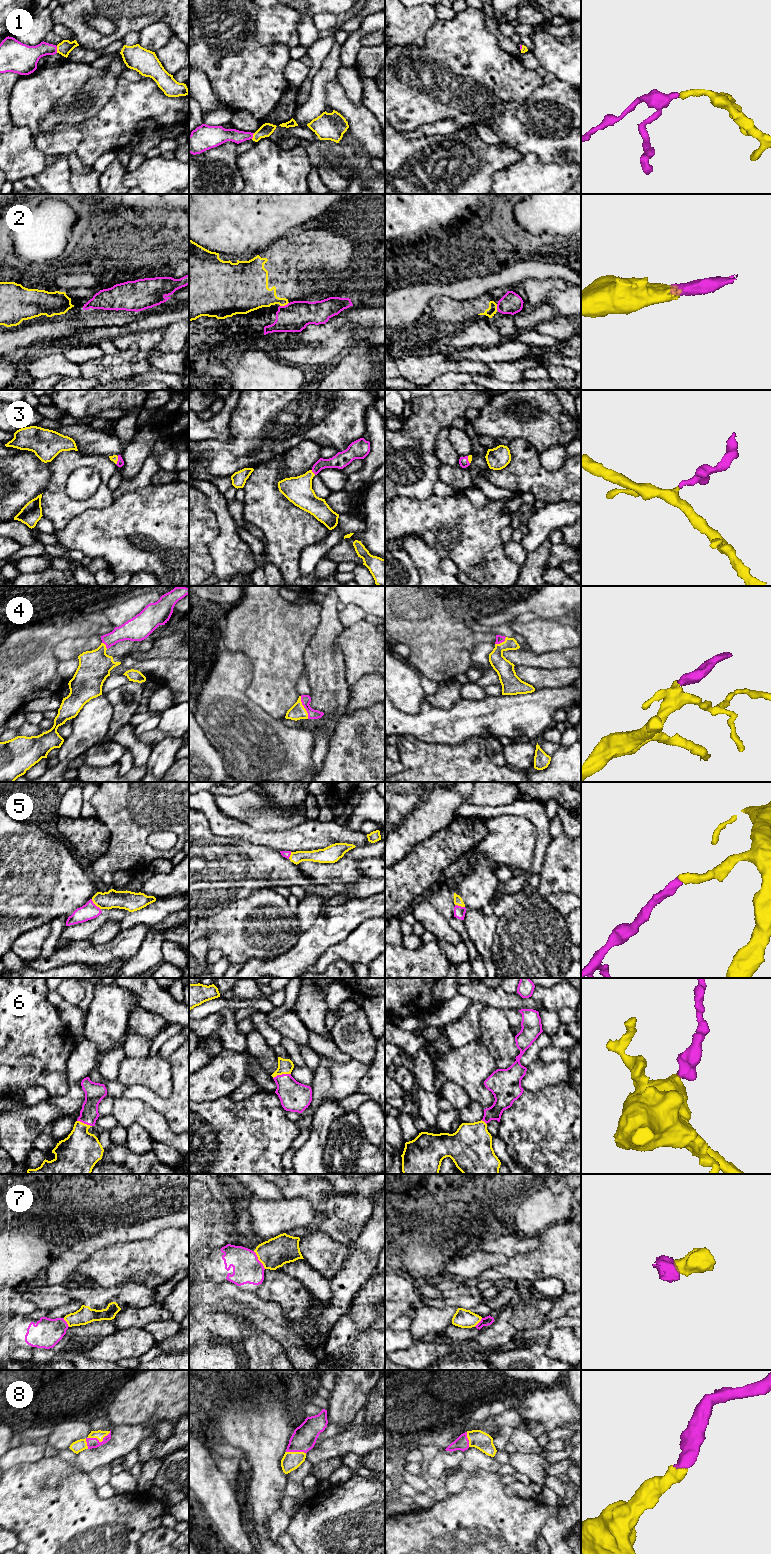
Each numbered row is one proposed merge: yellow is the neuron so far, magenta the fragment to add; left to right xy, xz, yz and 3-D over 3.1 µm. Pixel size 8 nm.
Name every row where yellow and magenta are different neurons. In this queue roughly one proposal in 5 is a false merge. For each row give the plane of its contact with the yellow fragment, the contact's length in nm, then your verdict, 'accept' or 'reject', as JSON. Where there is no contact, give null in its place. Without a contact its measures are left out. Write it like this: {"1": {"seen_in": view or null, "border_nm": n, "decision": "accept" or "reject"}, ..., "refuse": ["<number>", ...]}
{"1": {"seen_in": "xy", "border_nm": 60, "decision": "accept"}, "2": {"seen_in": "xz", "border_nm": 80, "decision": "reject"}, "3": {"seen_in": "xz", "border_nm": 50, "decision": "accept"}, "4": {"seen_in": "xz", "border_nm": 200, "decision": "accept"}, "5": {"seen_in": "xy", "border_nm": 120, "decision": "accept"}, "6": {"seen_in": "xz", "border_nm": 150, "decision": "accept"}, "7": {"seen_in": "xz", "border_nm": 170, "decision": "reject"}, "8": {"seen_in": "xy", "border_nm": 240, "decision": "accept"}, "refuse": ["2", "7"]}

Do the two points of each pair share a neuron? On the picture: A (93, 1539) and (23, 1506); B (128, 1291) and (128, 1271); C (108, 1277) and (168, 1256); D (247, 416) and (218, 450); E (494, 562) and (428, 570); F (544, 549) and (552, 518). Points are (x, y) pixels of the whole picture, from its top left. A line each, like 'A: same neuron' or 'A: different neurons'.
A: same neuron
B: different neurons
C: same neuron
D: same neuron
E: different neurons
F: different neurons

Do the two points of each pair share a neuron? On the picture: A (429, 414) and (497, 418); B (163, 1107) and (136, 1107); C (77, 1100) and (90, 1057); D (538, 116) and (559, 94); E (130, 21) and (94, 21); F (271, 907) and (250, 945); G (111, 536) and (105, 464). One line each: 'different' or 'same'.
A: different
B: different
C: same
D: same
E: different
F: same
G: different

